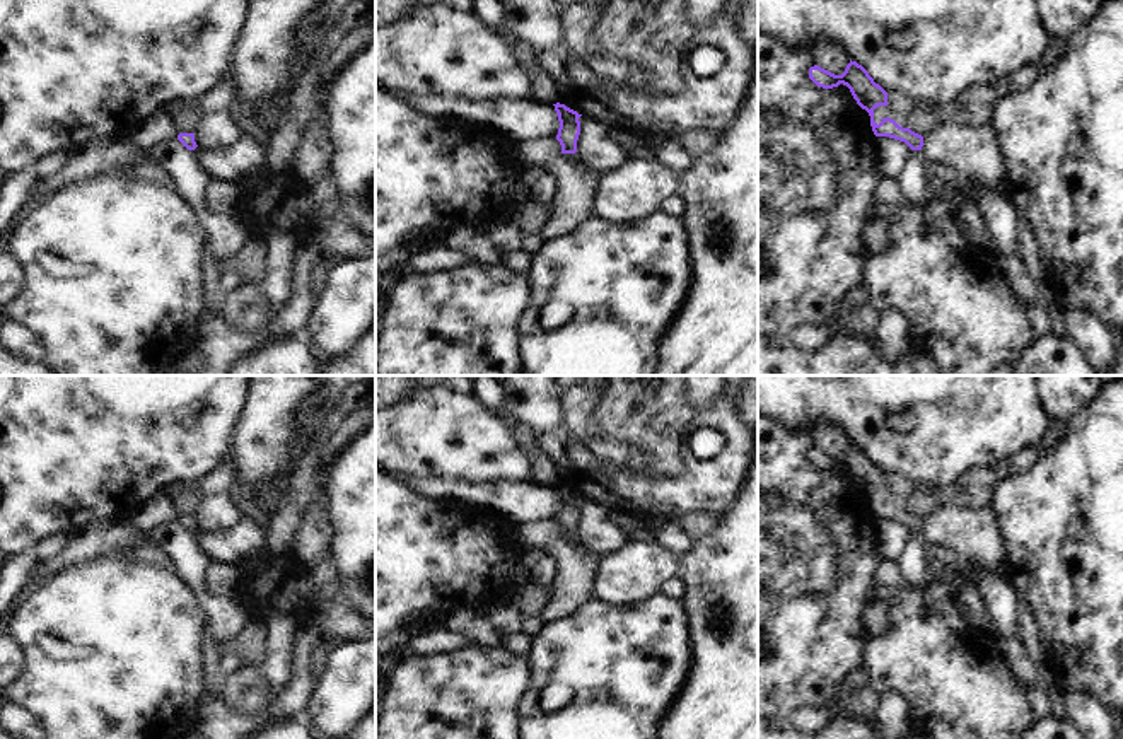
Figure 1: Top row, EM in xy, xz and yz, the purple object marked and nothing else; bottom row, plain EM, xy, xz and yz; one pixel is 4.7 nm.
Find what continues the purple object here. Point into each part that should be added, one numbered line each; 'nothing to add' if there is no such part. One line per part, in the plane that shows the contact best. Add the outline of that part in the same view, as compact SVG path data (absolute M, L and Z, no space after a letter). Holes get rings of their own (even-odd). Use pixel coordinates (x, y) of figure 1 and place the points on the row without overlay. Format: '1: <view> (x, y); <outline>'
nothing to add

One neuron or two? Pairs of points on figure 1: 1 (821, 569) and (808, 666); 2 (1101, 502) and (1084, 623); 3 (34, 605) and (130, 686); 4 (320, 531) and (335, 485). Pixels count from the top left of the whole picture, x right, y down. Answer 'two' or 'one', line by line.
1: one
2: one
3: one
4: two

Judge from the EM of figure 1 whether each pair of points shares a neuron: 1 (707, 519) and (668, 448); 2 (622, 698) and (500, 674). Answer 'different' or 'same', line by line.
1: different
2: different

